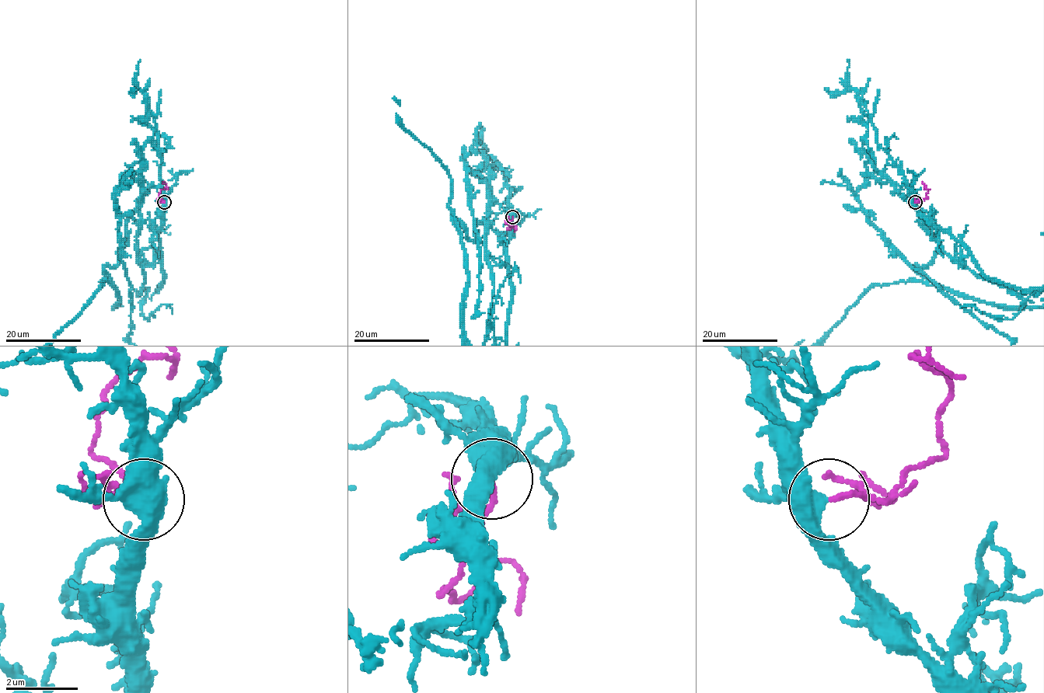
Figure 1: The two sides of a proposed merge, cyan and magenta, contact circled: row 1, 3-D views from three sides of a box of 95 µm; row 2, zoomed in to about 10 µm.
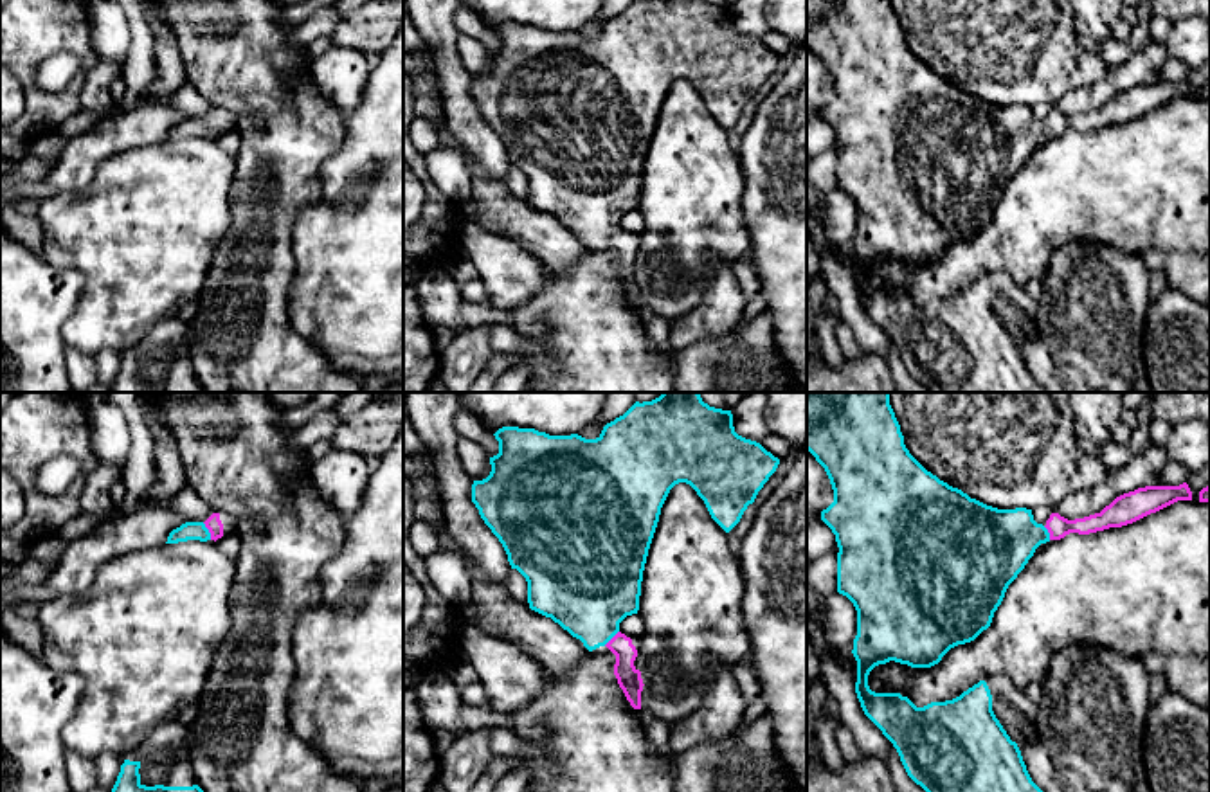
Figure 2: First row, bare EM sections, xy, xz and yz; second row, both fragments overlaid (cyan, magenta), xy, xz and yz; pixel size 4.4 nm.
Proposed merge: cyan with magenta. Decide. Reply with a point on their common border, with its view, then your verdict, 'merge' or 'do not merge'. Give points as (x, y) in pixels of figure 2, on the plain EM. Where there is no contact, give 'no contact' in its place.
xy (207, 128) | merge

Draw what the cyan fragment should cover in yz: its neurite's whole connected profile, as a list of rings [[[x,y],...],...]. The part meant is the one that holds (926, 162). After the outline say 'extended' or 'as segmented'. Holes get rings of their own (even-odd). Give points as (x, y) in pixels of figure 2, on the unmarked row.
[[[807,0],[807,47],[825,65],[834,99],[821,117],[835,131],[837,189],[857,207],[853,254],[857,257],[855,290],[864,311],[897,346],[908,373],[929,392],[1046,392],[1030,374],[1021,347],[1010,337],[992,308],[992,292],[980,277],[960,293],[917,304],[900,290],[875,290],[868,283],[870,268],[889,257],[911,265],[931,265],[954,243],[974,238],[992,220],[1008,182],[1025,166],[1041,140],[1070,130],[1089,131],[1133,121],[1178,97],[1192,97],[1187,79],[1179,83],[1145,83],[1116,94],[1100,110],[1068,117],[1052,110],[1046,121],[1034,117],[1032,106],[998,106],[971,95],[927,68],[906,45],[900,22],[889,0]]]; extended

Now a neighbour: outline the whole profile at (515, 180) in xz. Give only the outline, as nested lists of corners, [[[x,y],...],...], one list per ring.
[[[510,166],[504,176],[506,187],[522,202],[528,202],[528,178],[526,175],[517,167]]]

